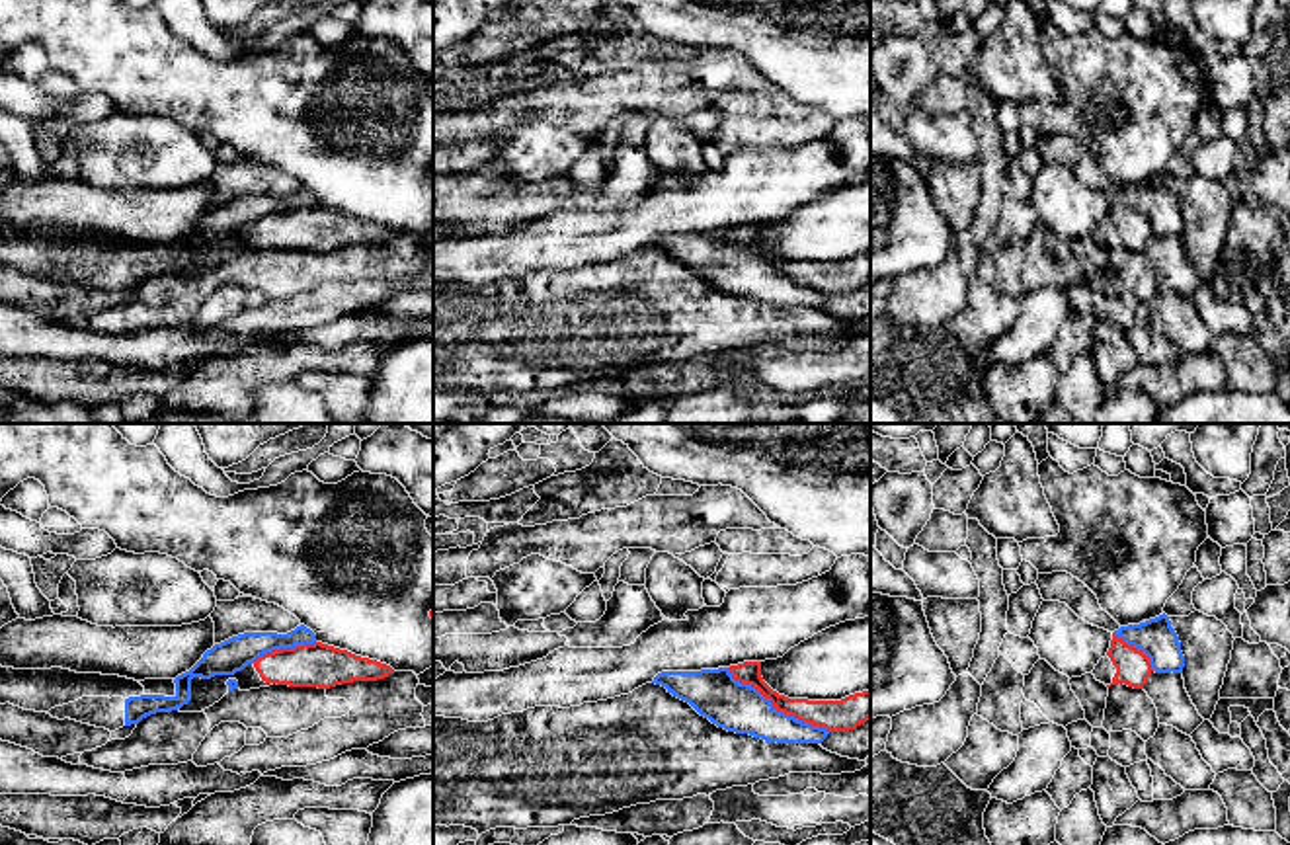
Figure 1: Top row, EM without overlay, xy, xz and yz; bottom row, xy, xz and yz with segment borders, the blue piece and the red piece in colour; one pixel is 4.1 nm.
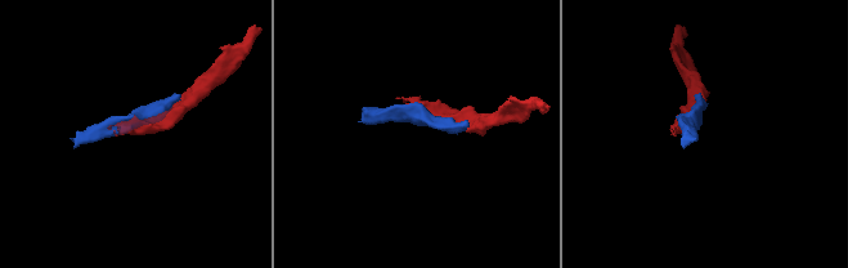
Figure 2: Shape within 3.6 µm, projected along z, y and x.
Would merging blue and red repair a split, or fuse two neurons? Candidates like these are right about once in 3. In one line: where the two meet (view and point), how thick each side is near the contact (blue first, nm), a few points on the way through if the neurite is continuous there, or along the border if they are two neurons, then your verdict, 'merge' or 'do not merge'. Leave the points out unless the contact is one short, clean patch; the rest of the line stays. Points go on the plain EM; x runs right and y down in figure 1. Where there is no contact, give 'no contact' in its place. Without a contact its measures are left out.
contact xz (775, 272); calibres 200 and 130 nm; do not merge

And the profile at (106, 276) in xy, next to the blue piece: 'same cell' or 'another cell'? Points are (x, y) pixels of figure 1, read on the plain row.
same cell

